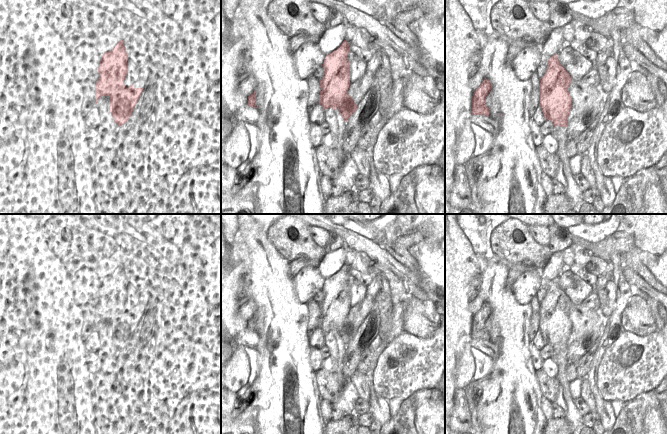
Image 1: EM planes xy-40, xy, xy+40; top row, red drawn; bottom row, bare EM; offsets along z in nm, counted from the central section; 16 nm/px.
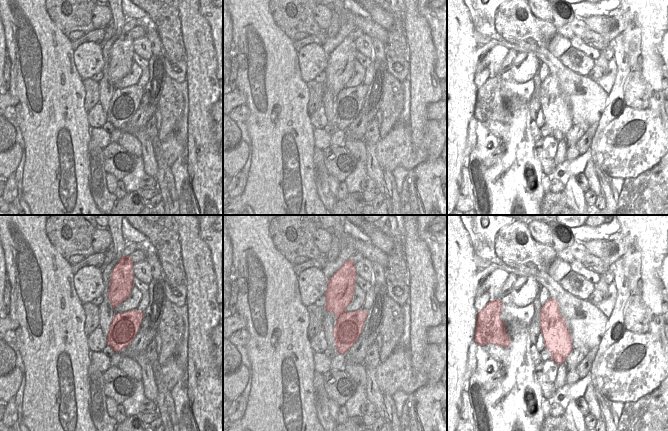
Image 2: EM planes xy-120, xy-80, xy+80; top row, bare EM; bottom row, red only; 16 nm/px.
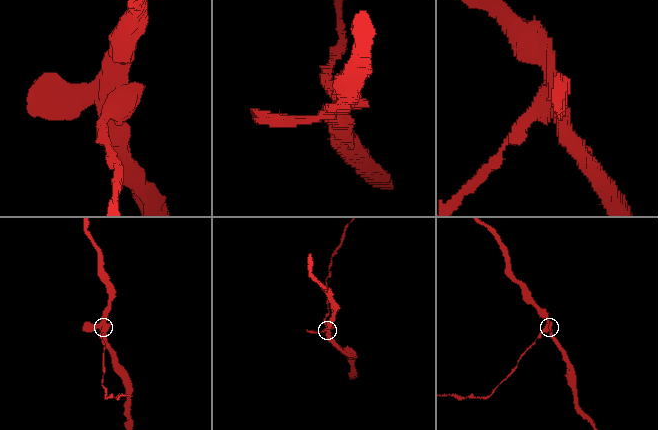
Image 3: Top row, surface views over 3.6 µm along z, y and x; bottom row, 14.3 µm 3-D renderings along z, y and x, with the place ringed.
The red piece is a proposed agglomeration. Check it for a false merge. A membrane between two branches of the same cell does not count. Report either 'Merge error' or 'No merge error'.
Merge error

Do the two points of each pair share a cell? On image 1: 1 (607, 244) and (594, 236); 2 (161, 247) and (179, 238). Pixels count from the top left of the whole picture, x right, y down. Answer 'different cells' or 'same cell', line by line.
1: different cells
2: different cells

